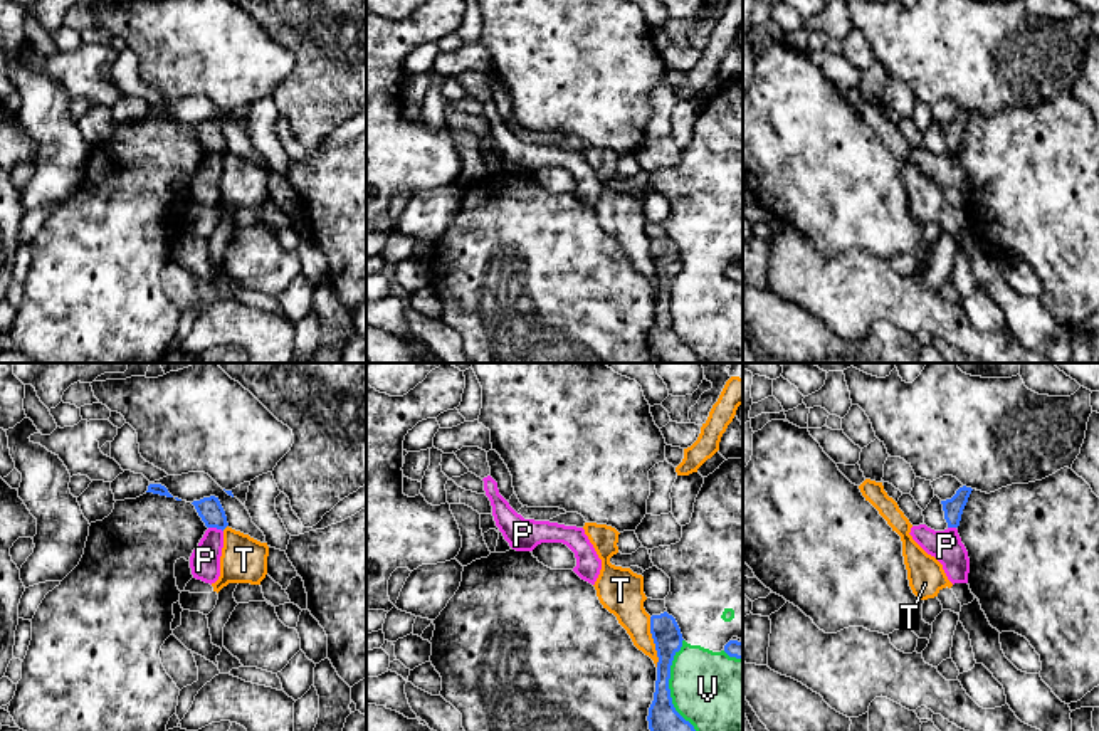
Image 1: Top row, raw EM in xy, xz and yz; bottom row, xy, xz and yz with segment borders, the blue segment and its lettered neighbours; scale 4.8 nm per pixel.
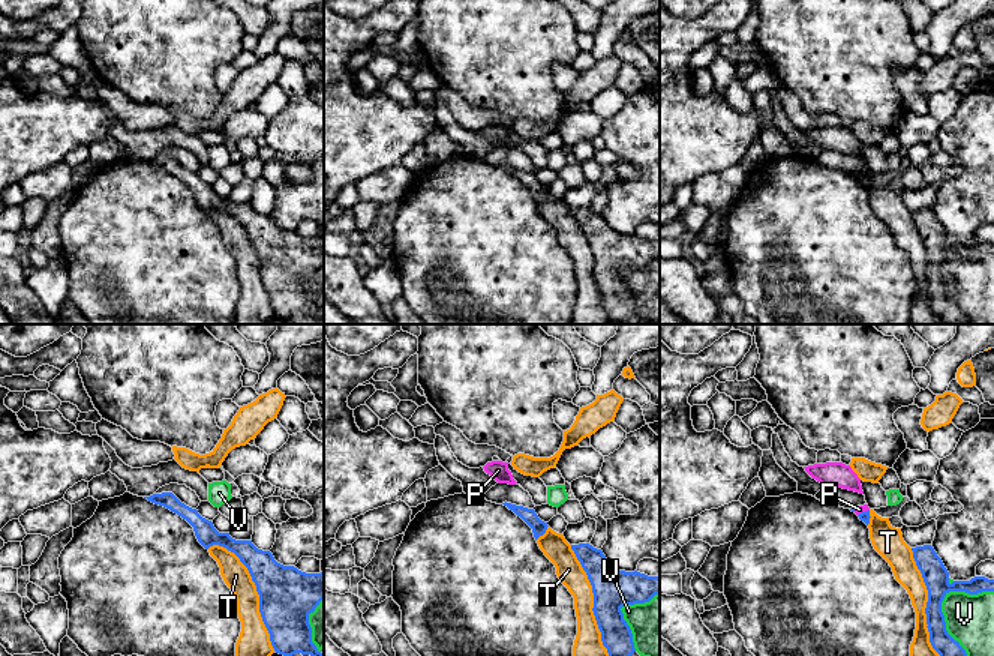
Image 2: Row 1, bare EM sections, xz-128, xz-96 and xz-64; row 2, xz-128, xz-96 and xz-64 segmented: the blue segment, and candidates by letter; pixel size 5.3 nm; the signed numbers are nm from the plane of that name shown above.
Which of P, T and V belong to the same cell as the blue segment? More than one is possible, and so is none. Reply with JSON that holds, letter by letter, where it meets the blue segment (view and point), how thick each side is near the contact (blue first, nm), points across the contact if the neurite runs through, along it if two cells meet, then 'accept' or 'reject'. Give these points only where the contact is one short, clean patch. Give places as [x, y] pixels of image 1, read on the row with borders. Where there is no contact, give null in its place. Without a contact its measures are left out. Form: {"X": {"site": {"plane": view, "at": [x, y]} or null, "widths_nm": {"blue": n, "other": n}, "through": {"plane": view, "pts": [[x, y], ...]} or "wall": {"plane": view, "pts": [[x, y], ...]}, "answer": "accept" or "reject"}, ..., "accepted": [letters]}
{"P": {"site": {"plane": "xy", "at": [215, 526]}, "widths_nm": {"blue": 120, "other": 140}, "wall": {"plane": "xy", "pts": [[209, 526], [222, 531]]}, "answer": "reject"}, "T": {"site": {"plane": "xz", "at": [654, 642]}, "widths_nm": {"blue": 140, "other": 180}, "answer": "reject"}, "V": {"site": {"plane": "xz", "at": [667, 684]}, "widths_nm": {"blue": 140, "other": 380}, "answer": "reject"}, "accepted": []}

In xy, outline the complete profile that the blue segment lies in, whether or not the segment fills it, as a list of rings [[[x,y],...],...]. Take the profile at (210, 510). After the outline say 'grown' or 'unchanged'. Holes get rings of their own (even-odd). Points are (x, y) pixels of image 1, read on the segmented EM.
[[[210,496],[192,502],[207,528],[225,529],[229,526],[218,497]]]; unchanged

